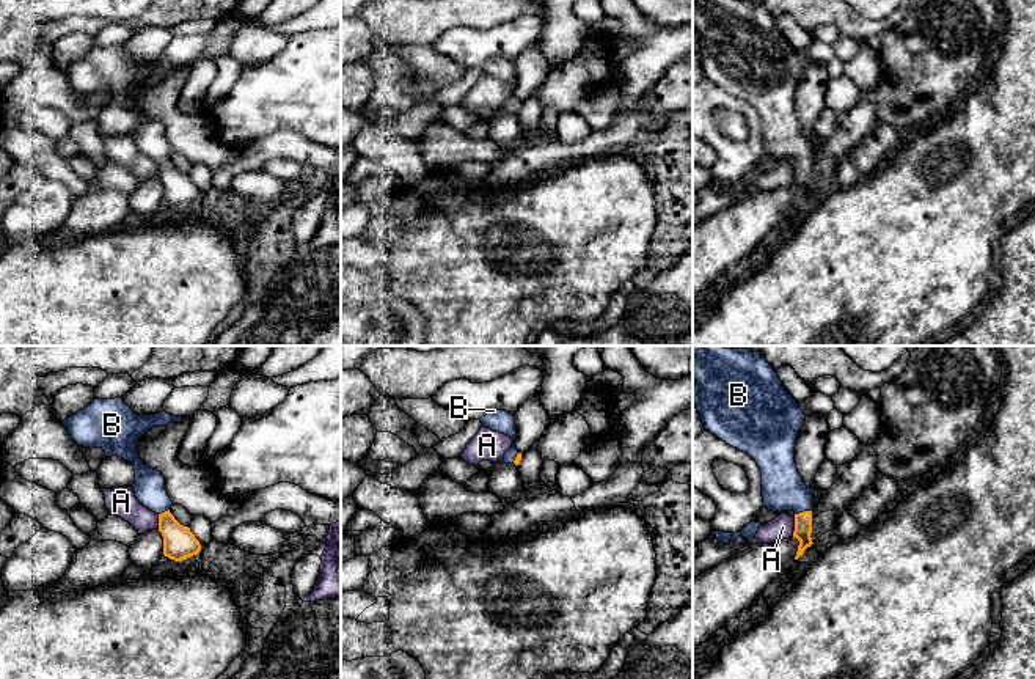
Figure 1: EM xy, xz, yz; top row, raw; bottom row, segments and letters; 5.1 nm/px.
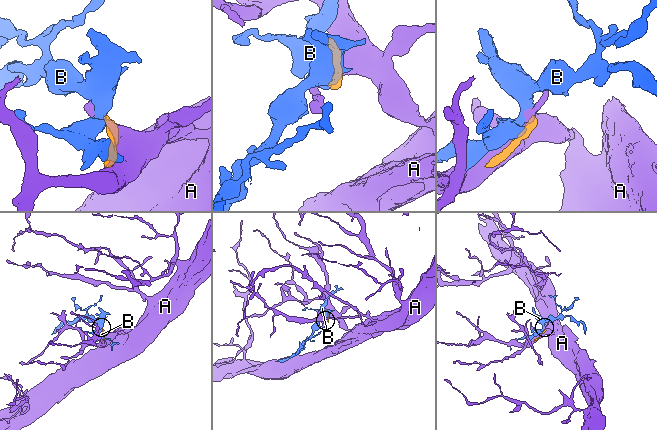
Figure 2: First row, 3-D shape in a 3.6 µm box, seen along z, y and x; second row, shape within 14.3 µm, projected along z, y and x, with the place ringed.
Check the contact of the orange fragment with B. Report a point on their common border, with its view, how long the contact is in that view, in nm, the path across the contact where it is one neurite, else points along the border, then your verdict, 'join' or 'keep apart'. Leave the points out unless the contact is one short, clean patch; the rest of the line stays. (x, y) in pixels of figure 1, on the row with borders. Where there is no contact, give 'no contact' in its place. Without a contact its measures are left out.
meets orange in yz at (801, 513); contact 80 nm long; runs through yz (803, 522), (801, 513), (782, 489); join

